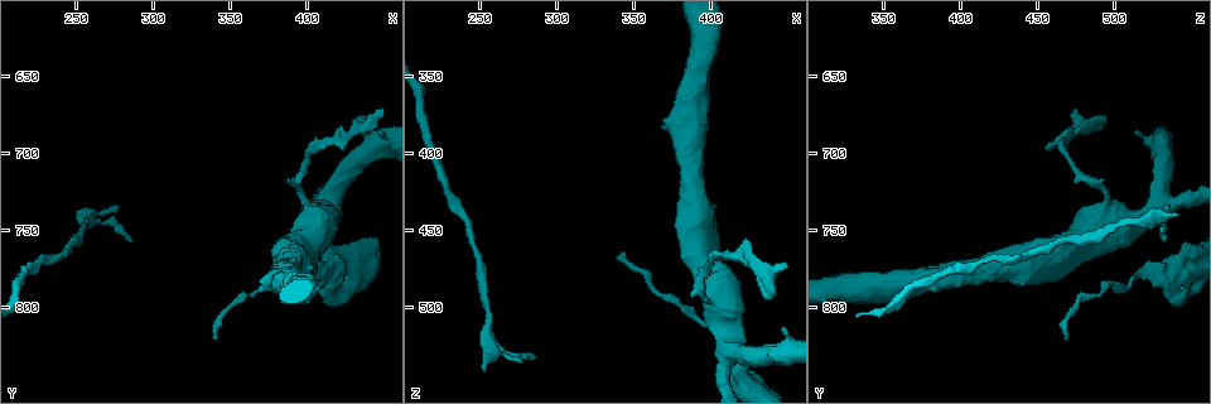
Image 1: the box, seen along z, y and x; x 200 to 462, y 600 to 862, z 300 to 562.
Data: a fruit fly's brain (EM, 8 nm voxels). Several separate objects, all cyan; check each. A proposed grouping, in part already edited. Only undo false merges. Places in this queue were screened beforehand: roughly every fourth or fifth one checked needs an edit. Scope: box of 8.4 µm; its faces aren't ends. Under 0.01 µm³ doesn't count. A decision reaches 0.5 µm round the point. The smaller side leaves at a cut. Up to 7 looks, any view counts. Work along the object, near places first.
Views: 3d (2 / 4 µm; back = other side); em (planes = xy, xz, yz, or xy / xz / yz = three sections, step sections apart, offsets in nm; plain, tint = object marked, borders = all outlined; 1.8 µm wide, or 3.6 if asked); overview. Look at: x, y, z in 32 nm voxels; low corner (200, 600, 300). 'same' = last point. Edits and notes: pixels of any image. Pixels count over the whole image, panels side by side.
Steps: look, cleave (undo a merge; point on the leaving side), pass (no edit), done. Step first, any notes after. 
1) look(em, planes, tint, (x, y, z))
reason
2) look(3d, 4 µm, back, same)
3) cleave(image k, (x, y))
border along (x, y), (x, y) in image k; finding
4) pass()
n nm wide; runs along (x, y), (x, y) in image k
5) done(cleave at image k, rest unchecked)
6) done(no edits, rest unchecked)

look(3d, 2 µm, (410, 778, 528))

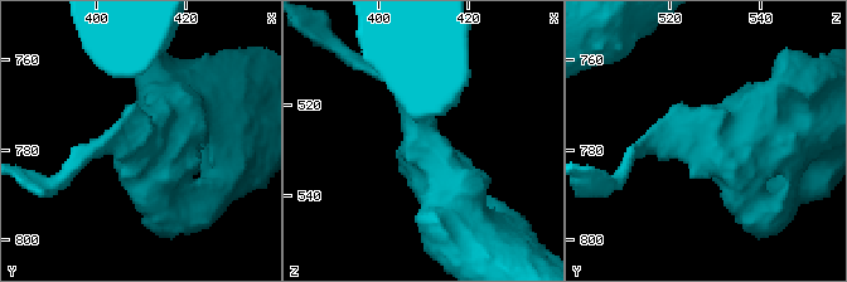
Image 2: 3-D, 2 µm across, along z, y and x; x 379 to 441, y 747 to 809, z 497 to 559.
look(em, planes, borders, (409, 779, 529))

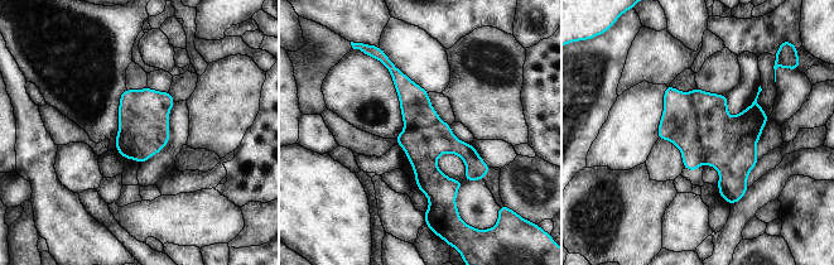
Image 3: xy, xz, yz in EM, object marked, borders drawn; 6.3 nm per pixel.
cleave(image 3, (679, 124))
300 nm wide; border along (690, 92), (702, 158) in image 3; two neurons meet here

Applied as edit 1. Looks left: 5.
look(overview)
see it whole again

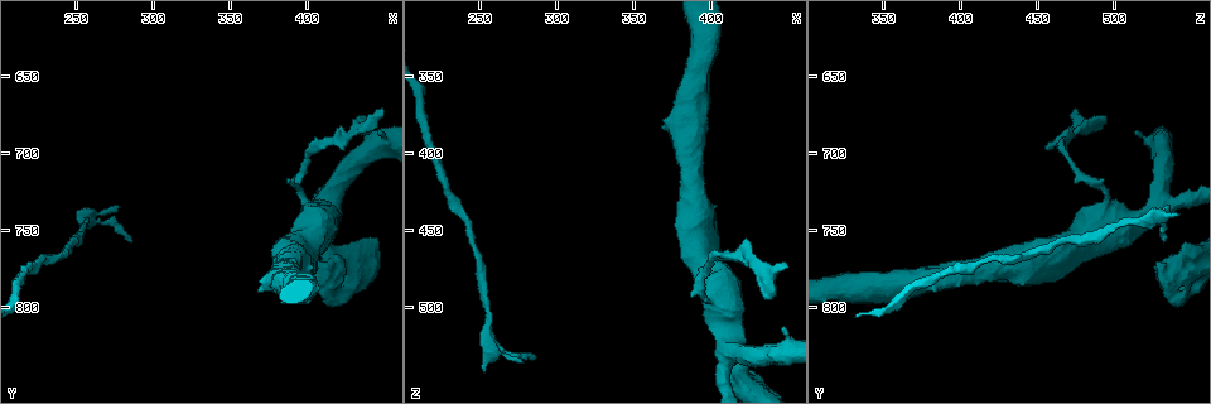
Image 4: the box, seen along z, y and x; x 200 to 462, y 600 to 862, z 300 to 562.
look(em, planes, plain, (256, 744, 516))
calibre changes

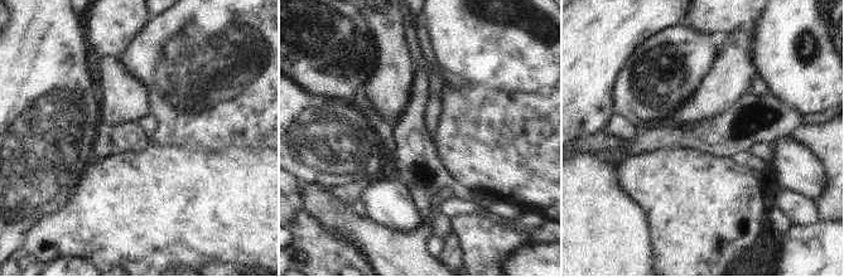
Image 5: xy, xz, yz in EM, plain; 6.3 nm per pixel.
look(em, planes, borders, same)

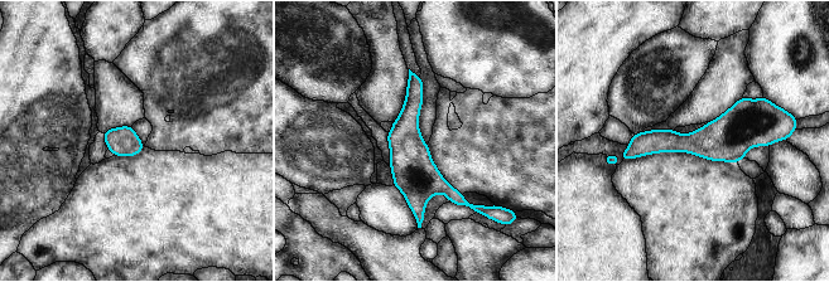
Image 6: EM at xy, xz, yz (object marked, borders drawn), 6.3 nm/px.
pass()
runs along (774, 135), (645, 142), (625, 156) in image 6; one neuron here

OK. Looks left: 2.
done(cleave at image 3, rest unchecked)

